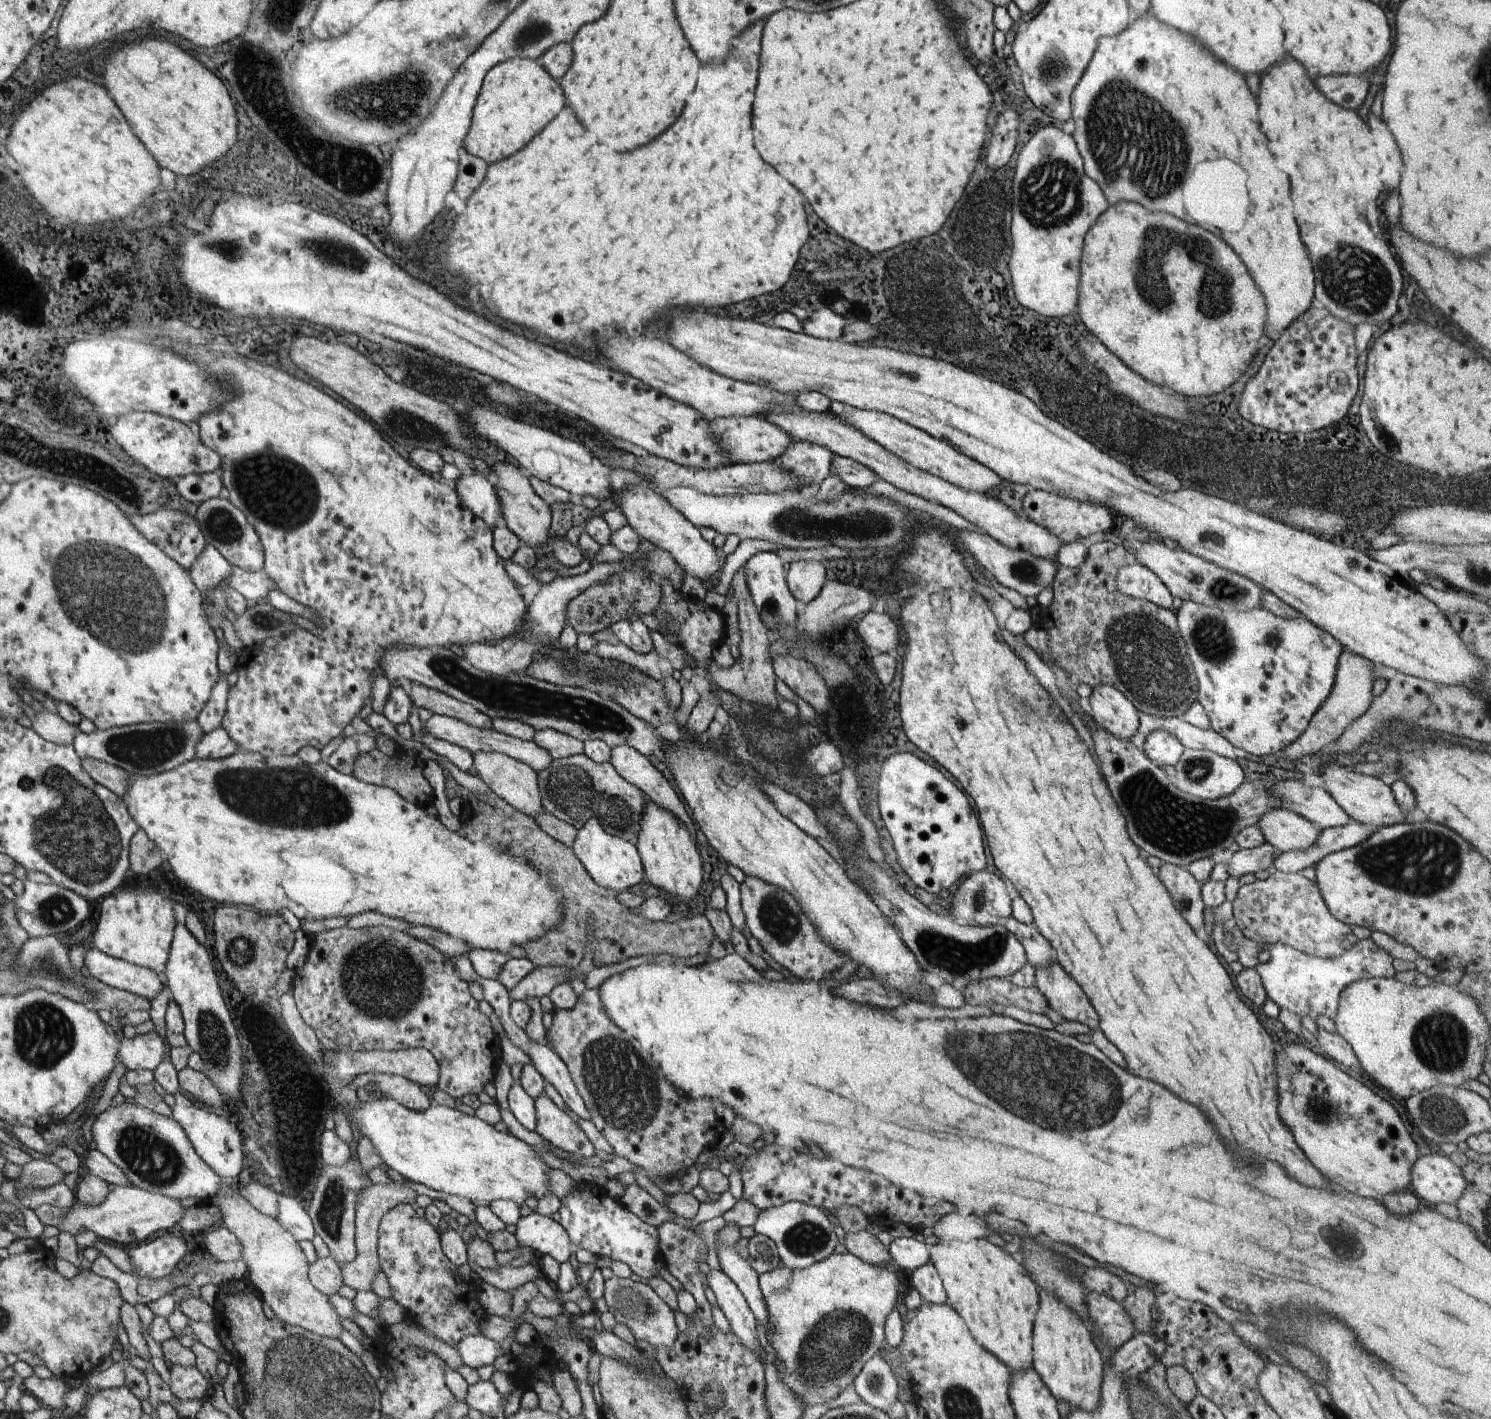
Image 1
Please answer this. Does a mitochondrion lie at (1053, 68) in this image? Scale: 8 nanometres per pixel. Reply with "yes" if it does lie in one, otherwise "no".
yes

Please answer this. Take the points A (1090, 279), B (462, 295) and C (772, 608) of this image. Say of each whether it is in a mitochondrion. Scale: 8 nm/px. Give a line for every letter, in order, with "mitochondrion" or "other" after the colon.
A: other
B: other
C: mitochondrion

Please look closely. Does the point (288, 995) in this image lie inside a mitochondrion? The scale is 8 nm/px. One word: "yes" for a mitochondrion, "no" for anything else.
no

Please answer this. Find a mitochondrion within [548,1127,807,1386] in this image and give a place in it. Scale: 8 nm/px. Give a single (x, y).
(631, 1305)

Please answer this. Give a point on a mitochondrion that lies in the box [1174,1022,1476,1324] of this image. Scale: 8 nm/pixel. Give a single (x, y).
(1444, 1116)

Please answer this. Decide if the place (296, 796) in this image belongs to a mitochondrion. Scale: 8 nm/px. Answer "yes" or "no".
yes

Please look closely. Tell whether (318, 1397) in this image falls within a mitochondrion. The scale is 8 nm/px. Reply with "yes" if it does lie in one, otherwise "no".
yes

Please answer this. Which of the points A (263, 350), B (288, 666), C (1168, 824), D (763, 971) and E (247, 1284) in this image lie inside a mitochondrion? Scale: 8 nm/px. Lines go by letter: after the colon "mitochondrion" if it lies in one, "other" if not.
A: other
B: other
C: mitochondrion
D: other
E: other

